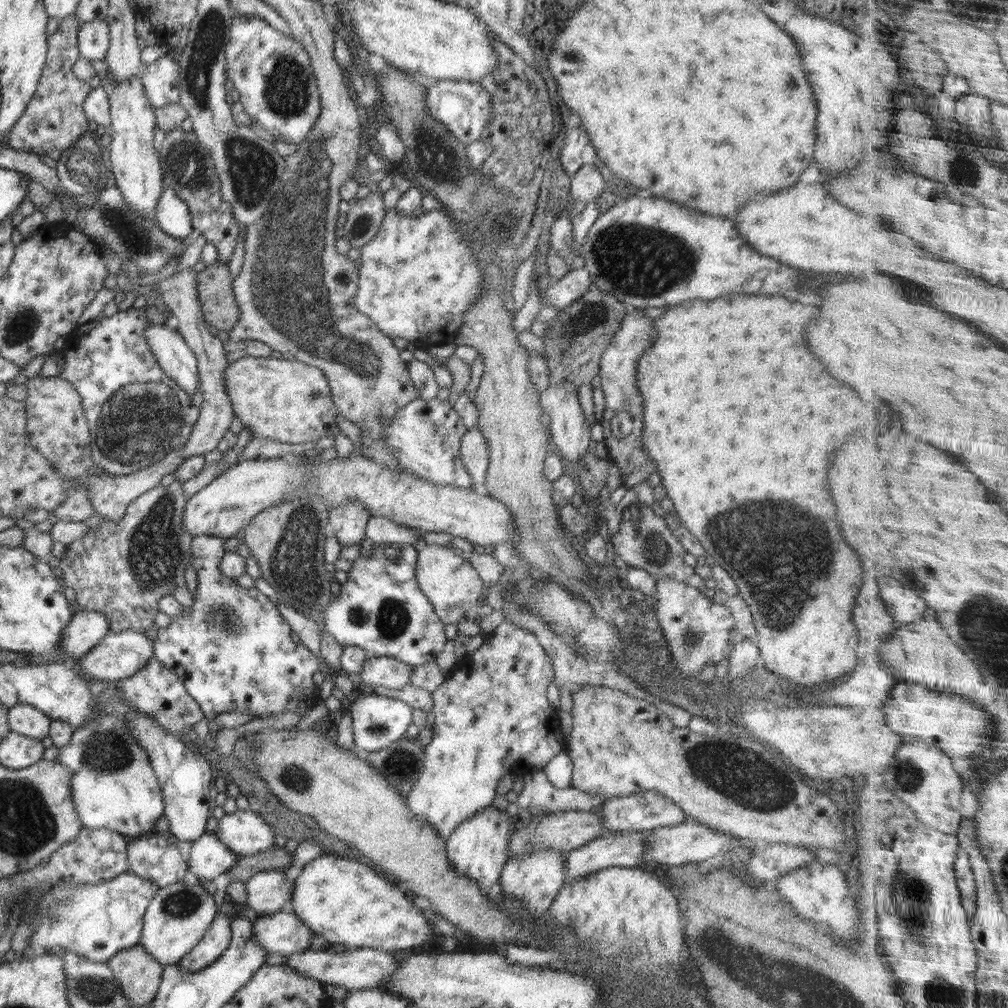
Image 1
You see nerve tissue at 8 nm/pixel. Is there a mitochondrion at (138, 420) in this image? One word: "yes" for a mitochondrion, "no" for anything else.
yes

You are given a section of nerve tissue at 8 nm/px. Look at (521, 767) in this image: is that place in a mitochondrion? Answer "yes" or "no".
no

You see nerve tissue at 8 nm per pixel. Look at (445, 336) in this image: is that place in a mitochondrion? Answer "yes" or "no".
no

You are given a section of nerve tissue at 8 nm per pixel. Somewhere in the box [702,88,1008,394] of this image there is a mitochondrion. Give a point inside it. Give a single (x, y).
(963, 172)

